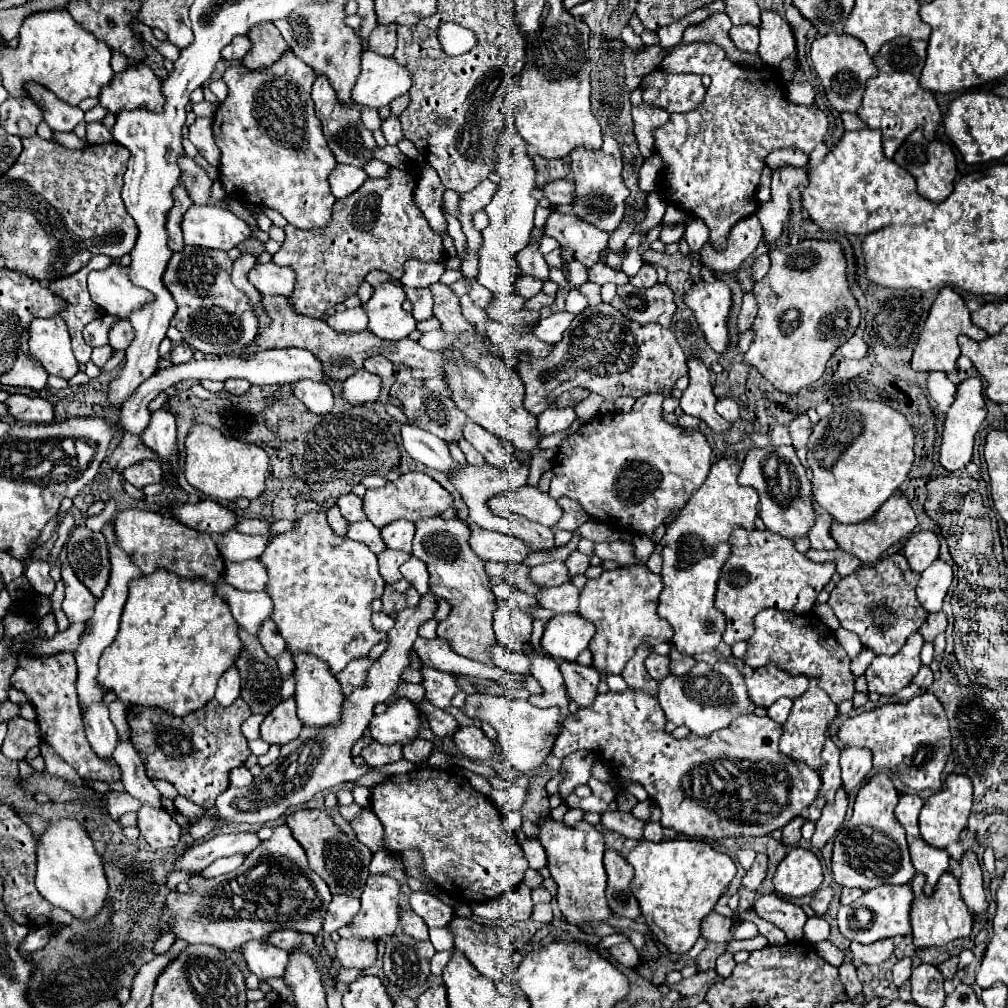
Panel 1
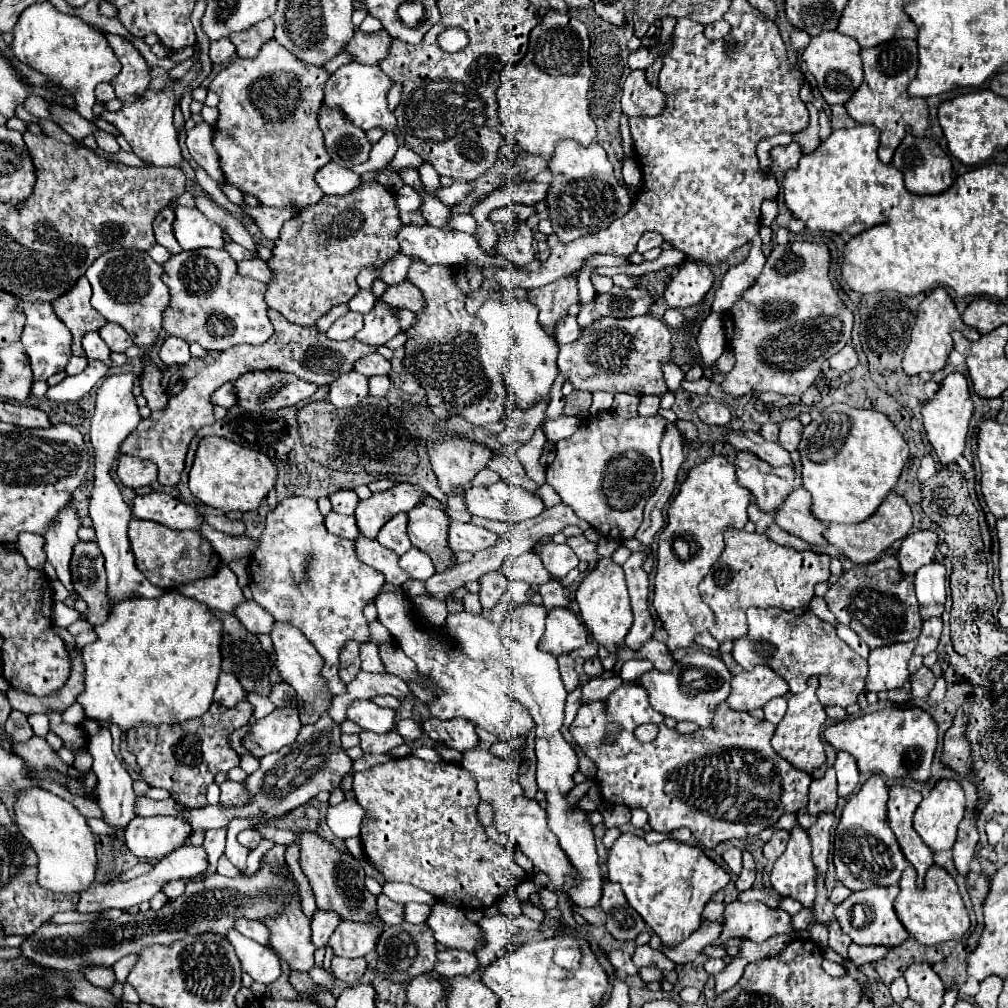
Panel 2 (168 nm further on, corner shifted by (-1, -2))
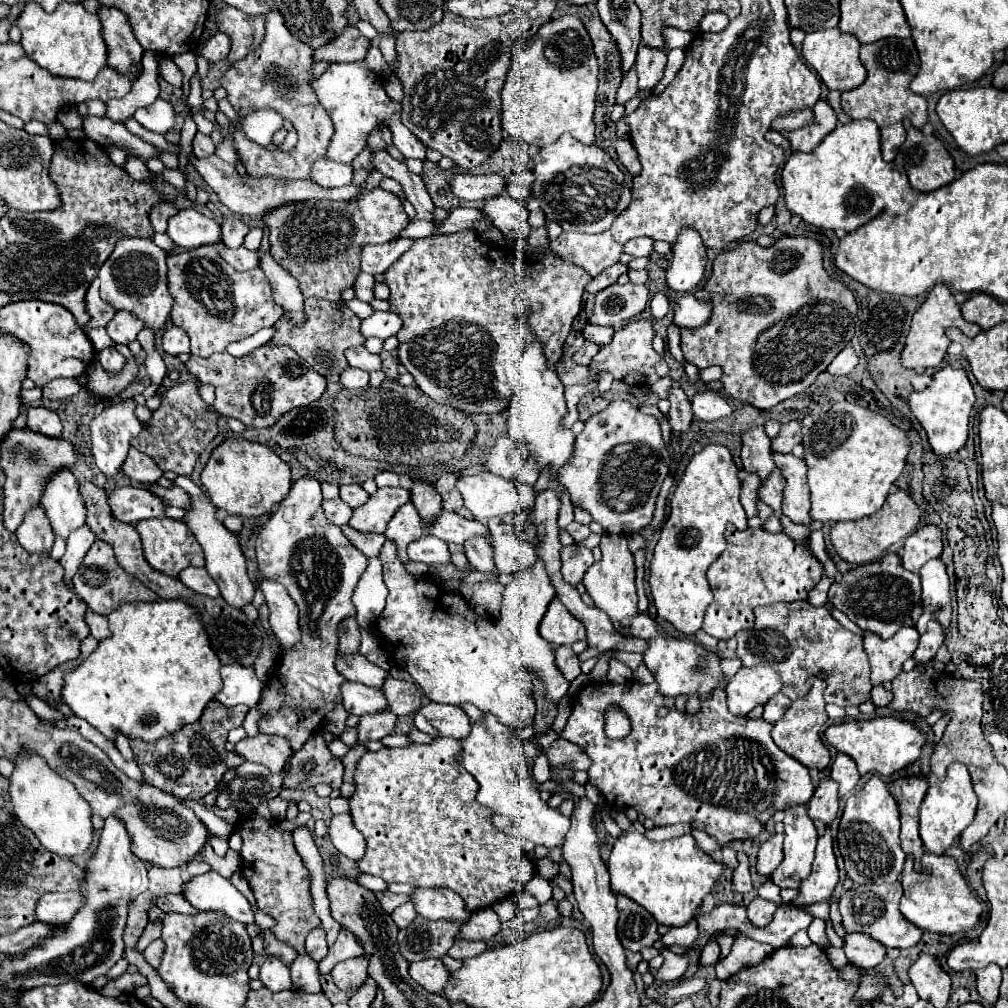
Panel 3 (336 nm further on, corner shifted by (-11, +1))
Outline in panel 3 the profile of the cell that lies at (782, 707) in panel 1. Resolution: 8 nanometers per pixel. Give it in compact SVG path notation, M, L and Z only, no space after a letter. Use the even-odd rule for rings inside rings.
M775 694L767 704L765 704L765 712L763 712L763 718L771 724L775 724L777 720L783 718L783 714L787 712L787 706L791 706L791 700L785 696L785 694Z

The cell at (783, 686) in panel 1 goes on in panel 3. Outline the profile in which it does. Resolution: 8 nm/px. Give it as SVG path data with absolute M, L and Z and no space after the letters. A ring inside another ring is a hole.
M771 666L741 668L727 684L727 704L735 716L747 716L755 706L763 706L783 688L779 674Z

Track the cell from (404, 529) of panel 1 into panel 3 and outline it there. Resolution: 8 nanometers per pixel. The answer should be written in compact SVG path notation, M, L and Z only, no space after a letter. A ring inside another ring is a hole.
M411 502L403 504L397 514L391 518L391 522L387 524L387 530L385 530L385 536L389 540L395 542L397 550L399 550L399 560L403 564L409 562L407 558L407 546L419 538L419 536L425 536L425 530L423 530L423 522L415 510L415 506Z

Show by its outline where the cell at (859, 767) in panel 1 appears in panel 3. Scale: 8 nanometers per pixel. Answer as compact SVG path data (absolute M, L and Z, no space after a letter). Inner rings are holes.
M837 754L835 762L831 764L831 778L839 782L839 794L845 796L857 786L861 776L859 776L855 762L851 762L851 758L847 758L847 754Z

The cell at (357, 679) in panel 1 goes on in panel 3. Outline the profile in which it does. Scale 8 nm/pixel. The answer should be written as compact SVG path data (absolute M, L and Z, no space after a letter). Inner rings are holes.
M349 618L339 626L339 652L343 656L359 654L359 646L361 646L359 624L355 618Z

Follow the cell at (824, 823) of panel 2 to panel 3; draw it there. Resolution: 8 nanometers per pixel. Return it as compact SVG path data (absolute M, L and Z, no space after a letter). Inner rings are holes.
M827 826L825 834L819 838L819 844L817 844L813 870L809 878L801 882L799 898L795 898L793 904L807 906L807 904L831 898L837 886L837 880L839 880L839 870L837 870L837 860L833 854L833 836L831 836L831 828Z

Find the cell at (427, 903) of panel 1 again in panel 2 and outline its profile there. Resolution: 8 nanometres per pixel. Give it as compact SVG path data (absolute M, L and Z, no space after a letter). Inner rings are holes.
M407 903L403 911L403 919L407 923L425 923L427 915L429 915L429 905L423 903Z

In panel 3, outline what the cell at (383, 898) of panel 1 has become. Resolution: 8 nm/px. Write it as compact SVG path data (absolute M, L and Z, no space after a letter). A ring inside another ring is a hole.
M339 930L337 942L329 948L329 954L319 962L319 972L327 974L337 962L353 958L353 956L363 956L359 938L355 938L355 934L351 934L351 930Z

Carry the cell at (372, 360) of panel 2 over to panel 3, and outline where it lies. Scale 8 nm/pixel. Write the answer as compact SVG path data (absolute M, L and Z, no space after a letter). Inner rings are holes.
M357 346L357 348L349 348L347 350L347 362L349 366L373 372L373 370L381 370L383 368L383 360L379 354L371 354L365 346Z

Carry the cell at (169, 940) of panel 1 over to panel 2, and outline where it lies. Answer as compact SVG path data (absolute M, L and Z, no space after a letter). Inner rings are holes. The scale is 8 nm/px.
M129 954L120 959L115 965L112 967L116 979L120 983L125 983L127 975L131 970L131 967L137 962L136 954Z

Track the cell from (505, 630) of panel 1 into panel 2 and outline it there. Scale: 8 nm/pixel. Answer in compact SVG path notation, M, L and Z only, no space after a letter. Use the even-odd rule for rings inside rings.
M491 571L491 573L485 573L481 575L479 579L479 599L481 599L481 605L485 609L491 609L499 599L501 595L505 593L507 589L507 579L499 573L499 571Z

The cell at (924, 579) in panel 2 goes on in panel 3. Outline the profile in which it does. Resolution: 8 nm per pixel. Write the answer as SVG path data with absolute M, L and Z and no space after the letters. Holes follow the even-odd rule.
M941 558L927 562L921 570L923 586L923 614L917 620L917 630L923 634L927 622L937 620L943 628L949 628L951 622L951 582L947 576L947 566Z

